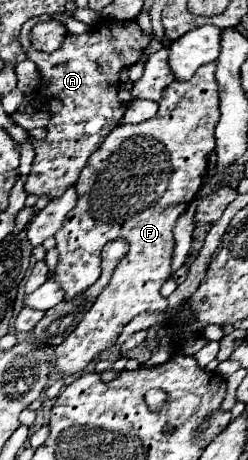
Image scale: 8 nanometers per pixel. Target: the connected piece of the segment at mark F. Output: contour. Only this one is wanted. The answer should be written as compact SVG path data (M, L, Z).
M208 63L190 81L170 83L164 89L158 113L150 121L116 127L82 169L76 181L78 201L64 217L64 225L56 235L60 261L54 279L62 285L64 299L82 297L98 281L102 271L100 253L108 241L124 239L130 249L76 329L54 349L54 369L58 375L84 371L96 355L118 341L122 329L136 315L160 315L168 309L160 287L172 273L174 225L200 189L208 169L208 155L214 149L214 129L220 117L214 69L216 63Z

